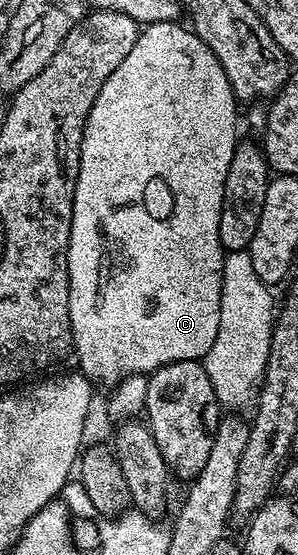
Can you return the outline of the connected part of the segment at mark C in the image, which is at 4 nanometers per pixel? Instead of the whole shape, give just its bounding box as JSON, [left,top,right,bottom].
[68,22,240,390]

